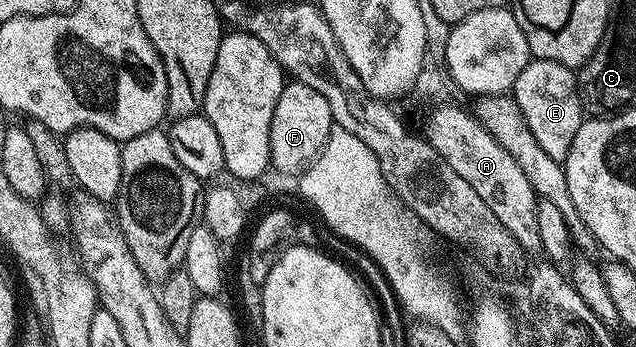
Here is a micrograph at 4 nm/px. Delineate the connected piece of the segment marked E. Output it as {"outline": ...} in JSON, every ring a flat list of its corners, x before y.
{"outline":[[530,58,529,64,515,77,511,98,522,111,527,129,531,131,547,157,563,161,575,141,575,133,583,122,581,98,577,92,574,68,564,67,555,61]]}

